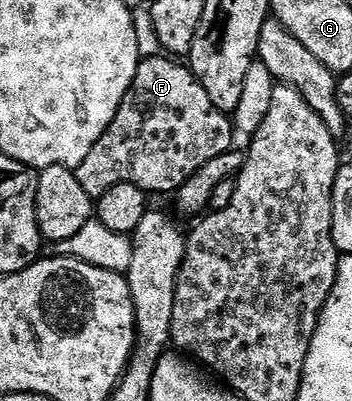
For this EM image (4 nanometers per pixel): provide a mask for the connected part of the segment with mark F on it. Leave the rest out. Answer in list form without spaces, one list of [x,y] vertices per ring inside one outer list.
[[[164,54],[149,56],[141,59],[134,82],[130,90],[126,90],[126,98],[122,98],[118,114],[114,114],[114,122],[110,122],[106,134],[94,142],[94,150],[86,154],[85,160],[74,171],[78,182],[82,182],[82,190],[86,190],[86,194],[93,198],[99,198],[106,194],[106,190],[110,190],[110,186],[119,184],[133,184],[145,194],[175,194],[186,178],[194,178],[194,174],[198,174],[198,170],[202,170],[210,158],[233,151],[232,136],[234,124],[229,113],[218,110],[218,106],[210,102],[210,94],[206,94],[191,67]]]

